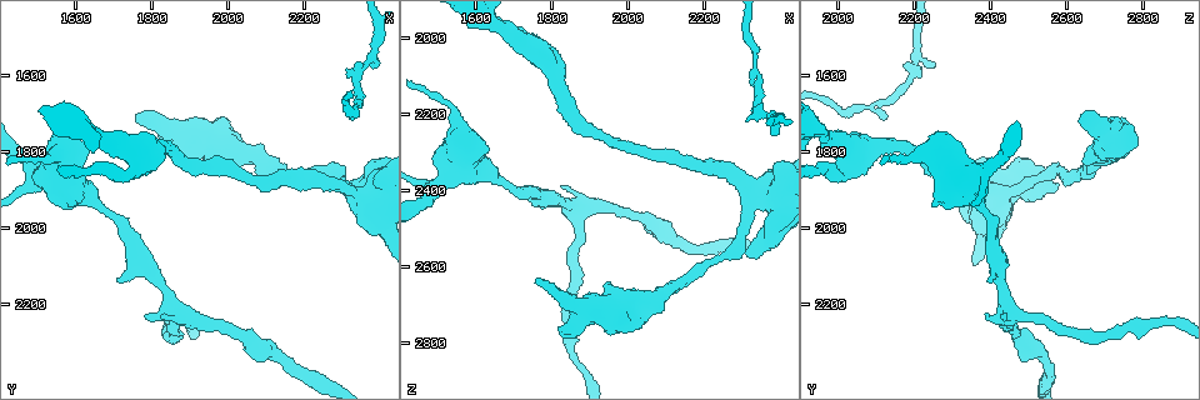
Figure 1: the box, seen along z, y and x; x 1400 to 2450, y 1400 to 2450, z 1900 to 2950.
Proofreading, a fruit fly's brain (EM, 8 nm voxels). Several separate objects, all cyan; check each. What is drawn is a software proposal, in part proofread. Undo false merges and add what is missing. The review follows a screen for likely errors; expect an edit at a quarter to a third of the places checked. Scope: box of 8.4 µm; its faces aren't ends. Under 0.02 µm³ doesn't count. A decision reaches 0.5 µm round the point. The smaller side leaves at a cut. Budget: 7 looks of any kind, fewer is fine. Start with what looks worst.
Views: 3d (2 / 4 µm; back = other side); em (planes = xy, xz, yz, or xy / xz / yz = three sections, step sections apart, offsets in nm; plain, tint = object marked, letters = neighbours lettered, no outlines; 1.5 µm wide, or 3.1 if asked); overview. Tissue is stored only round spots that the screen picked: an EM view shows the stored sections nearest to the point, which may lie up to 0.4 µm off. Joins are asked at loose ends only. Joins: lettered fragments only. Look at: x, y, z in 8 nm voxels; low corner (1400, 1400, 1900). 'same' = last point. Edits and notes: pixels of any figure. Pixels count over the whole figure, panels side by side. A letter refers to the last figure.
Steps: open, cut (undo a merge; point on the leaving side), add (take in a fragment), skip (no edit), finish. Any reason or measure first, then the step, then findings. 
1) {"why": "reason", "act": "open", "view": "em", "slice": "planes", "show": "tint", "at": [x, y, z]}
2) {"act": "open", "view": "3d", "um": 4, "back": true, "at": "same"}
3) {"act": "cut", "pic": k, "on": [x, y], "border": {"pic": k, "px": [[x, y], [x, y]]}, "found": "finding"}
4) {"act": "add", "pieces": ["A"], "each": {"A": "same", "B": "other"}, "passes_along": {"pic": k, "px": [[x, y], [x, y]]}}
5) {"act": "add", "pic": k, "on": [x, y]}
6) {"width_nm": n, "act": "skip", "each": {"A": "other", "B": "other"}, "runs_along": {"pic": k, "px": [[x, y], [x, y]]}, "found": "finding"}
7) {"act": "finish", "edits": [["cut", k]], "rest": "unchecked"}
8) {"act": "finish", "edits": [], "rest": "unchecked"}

{"act": "open", "view": "3d", "um": 4, "at": [2385, 1580, 2250]}

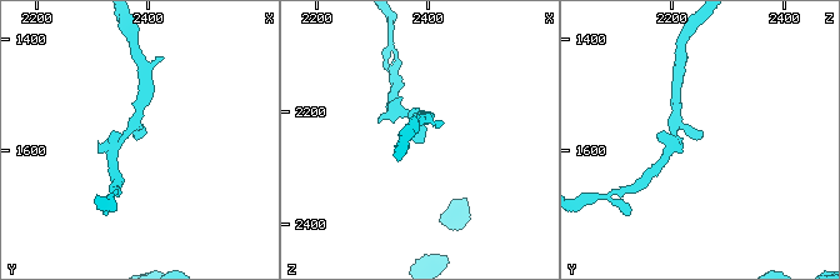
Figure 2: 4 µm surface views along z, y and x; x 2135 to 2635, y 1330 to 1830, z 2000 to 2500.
{"act": "open", "view": "em", "slice": "planes", "show": "letters", "at": [2385, 1580, 2250]}

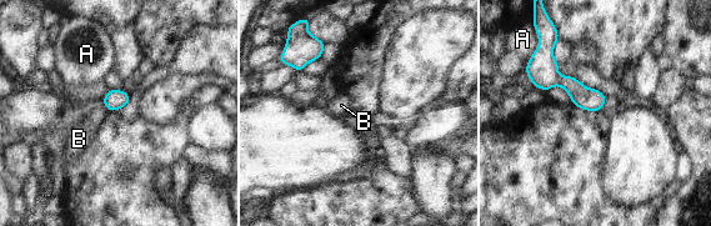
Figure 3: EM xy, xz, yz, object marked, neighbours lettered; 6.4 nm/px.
{"longest_contact_nm": ["B", 70], "act": "skip", "each": {"A": "other", "B": "other"}, "found": "no lettered fragment goes on from it"}

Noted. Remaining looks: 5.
{"why": "branch stops here", "act": "open", "view": "em", "slice": "planes", "show": "letters", "at": [1825, 1730, 2765]}

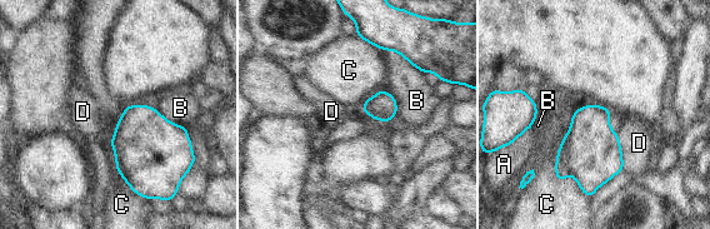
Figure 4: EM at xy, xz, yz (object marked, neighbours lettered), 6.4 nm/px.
{"act": "skip", "each": {"A": "other", "B": "other", "C": "other", "D": "other"}, "border": {"pic": 4, "px": [[575, 110], [555, 175], [583, 192]]}, "found": "none of them fits"}

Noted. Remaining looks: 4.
{"why": "thick turns thin", "act": "open", "view": "em", "slice": "planes", "show": "tint", "at": [2055, 1815, 2690]}

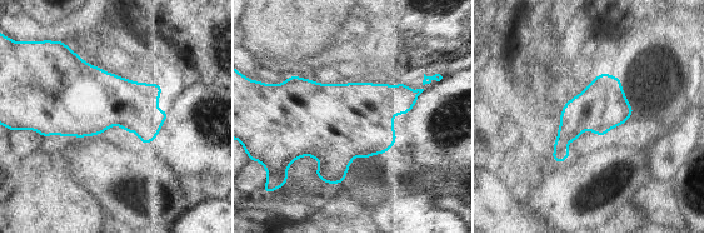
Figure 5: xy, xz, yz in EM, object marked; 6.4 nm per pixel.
{"why": "see the neighbours", "act": "open", "view": "em", "slice": "planes", "show": "letters", "at": "same"}

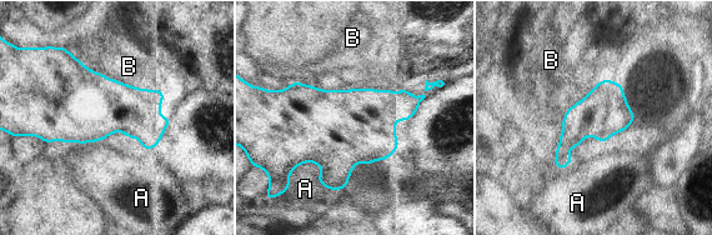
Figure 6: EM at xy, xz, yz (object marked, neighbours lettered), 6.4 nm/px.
{"act": "skip", "each": {"A": "other", "B": "other"}, "border": {"pic": 6, "px": [[289, 175], [315, 163], [340, 190]]}, "found": "all the same neuron"}

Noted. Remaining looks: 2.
{"act": "finish", "edits": [], "rest": "unchecked"}

